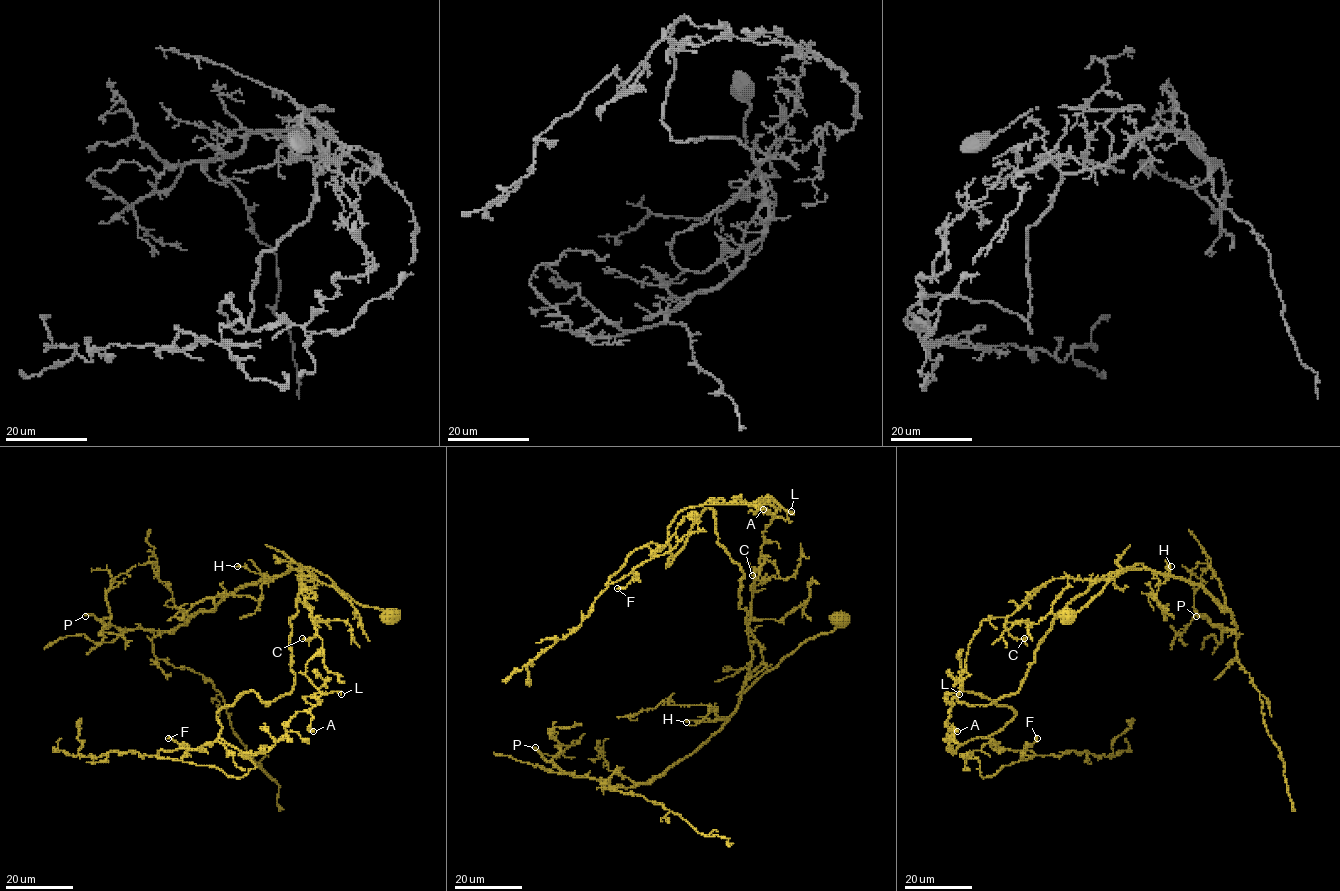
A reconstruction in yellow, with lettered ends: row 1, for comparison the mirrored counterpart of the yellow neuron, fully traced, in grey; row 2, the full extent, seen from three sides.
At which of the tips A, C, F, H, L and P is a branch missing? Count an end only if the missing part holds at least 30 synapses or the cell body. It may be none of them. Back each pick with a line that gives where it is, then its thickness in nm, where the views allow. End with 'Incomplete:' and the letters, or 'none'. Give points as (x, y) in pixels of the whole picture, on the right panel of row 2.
Incomplete: none

